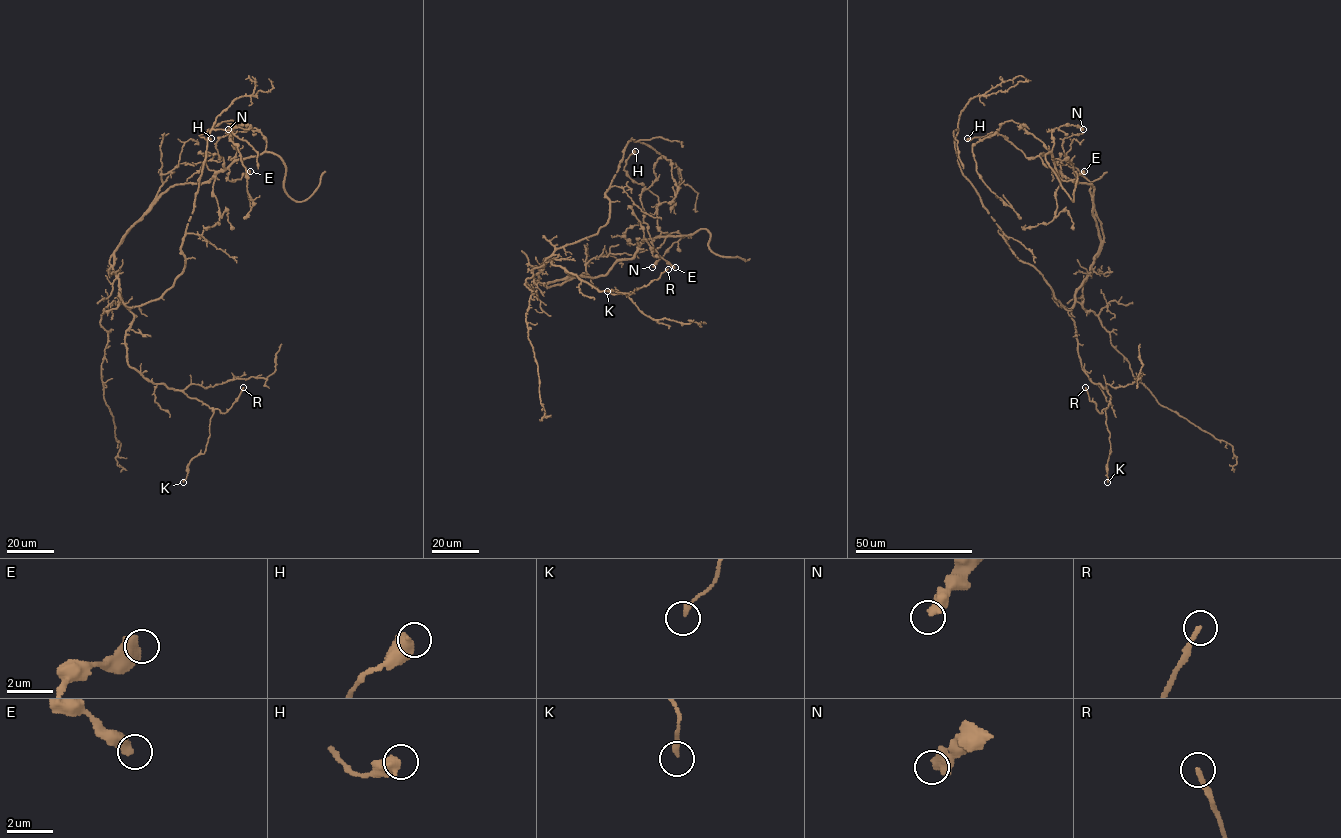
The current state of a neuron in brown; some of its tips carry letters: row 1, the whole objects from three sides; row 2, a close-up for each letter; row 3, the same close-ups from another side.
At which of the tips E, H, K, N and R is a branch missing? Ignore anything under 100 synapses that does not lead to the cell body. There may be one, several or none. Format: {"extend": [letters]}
{"extend": []}

